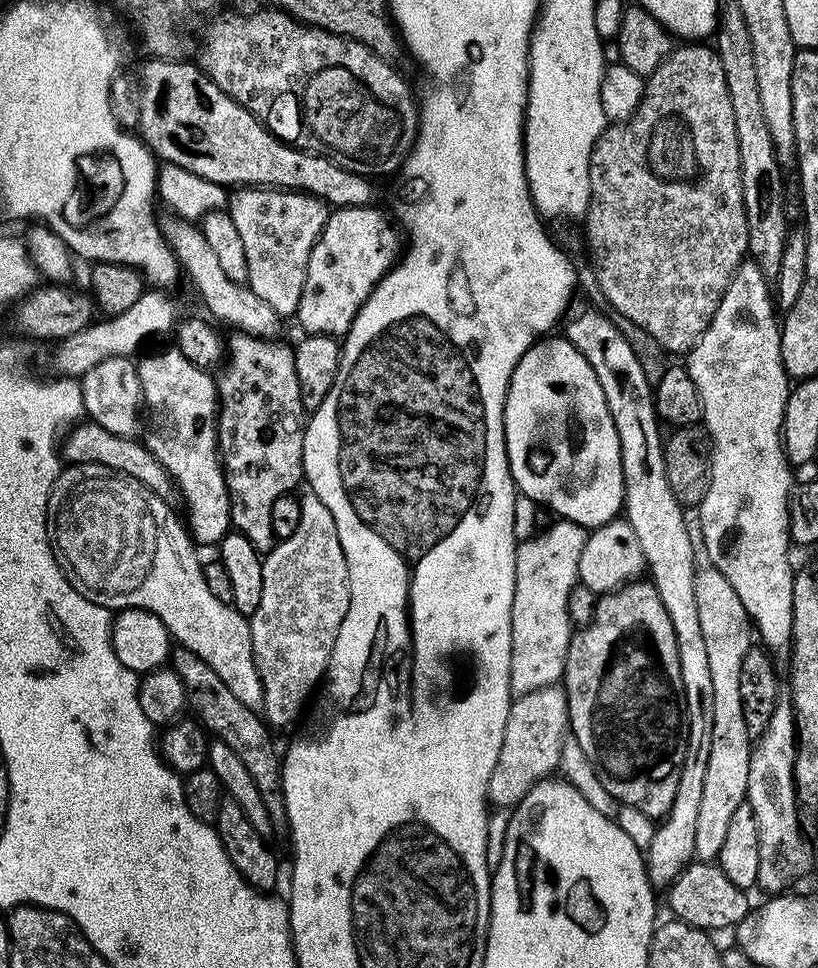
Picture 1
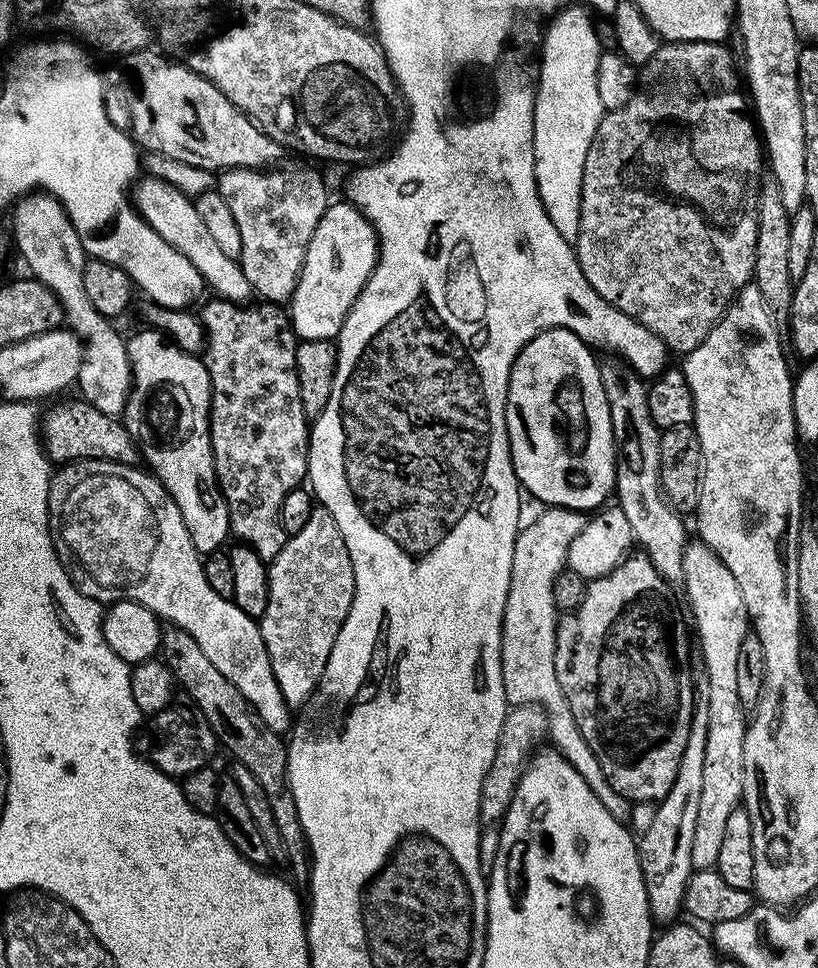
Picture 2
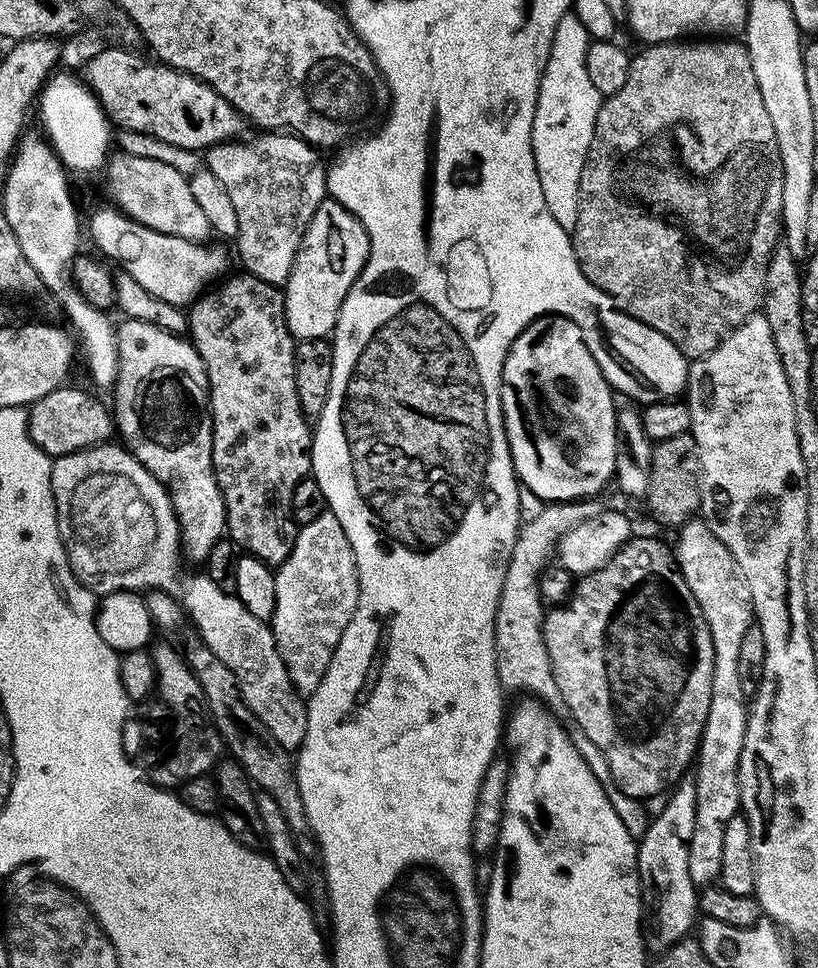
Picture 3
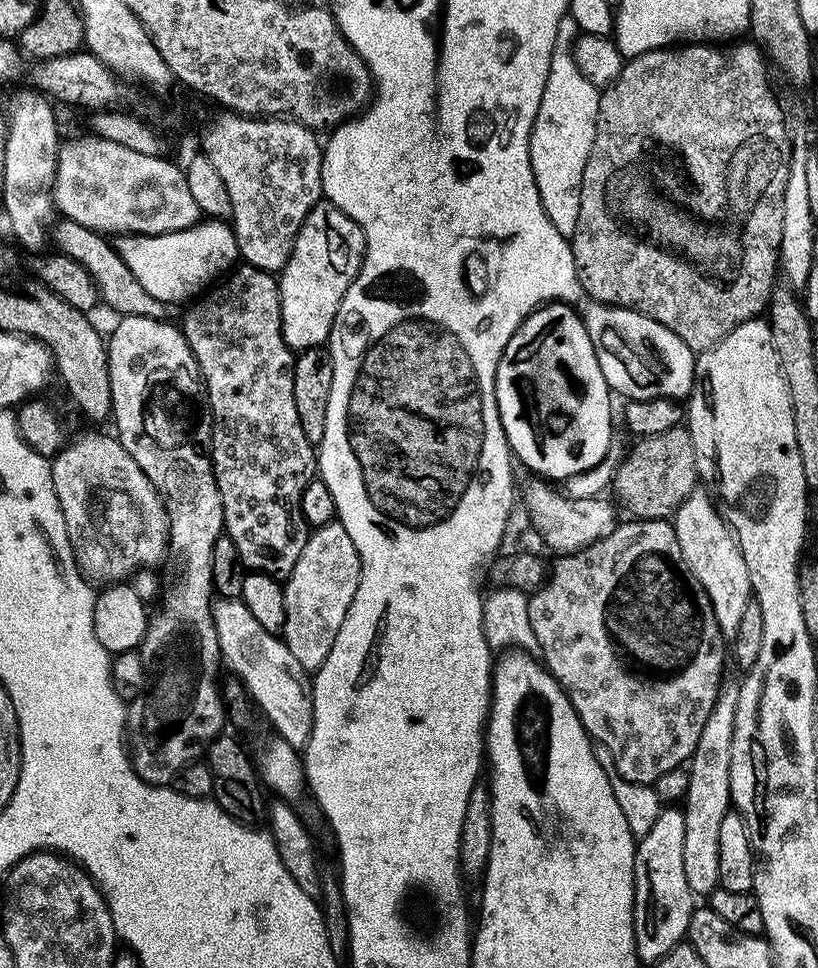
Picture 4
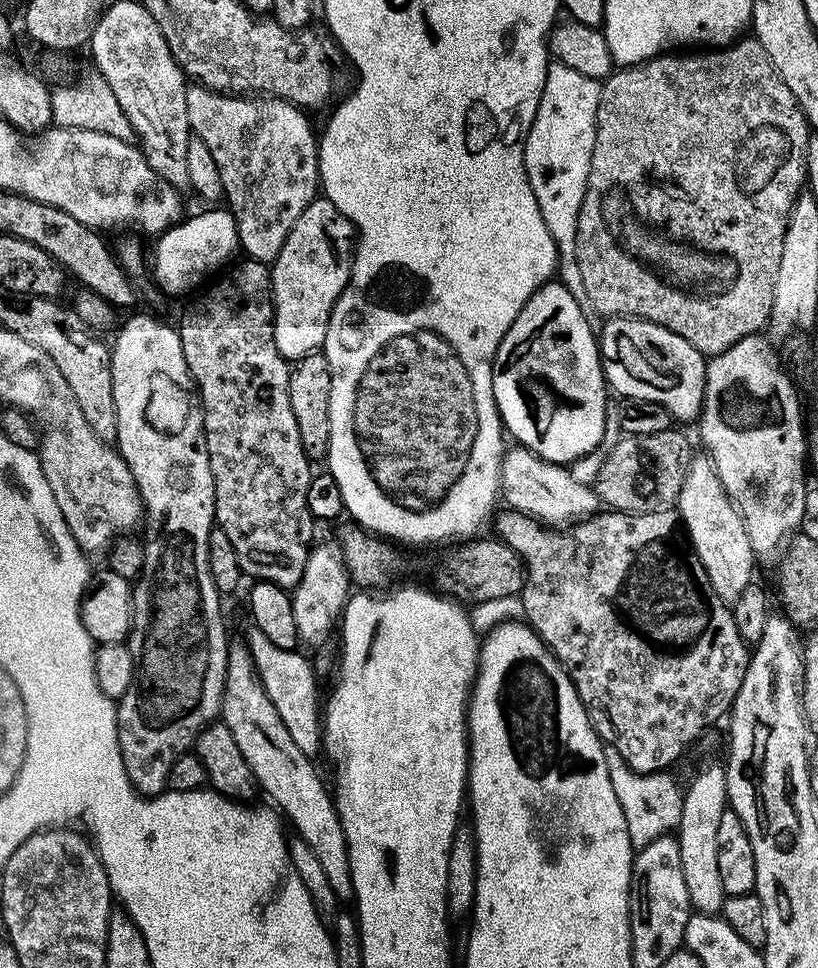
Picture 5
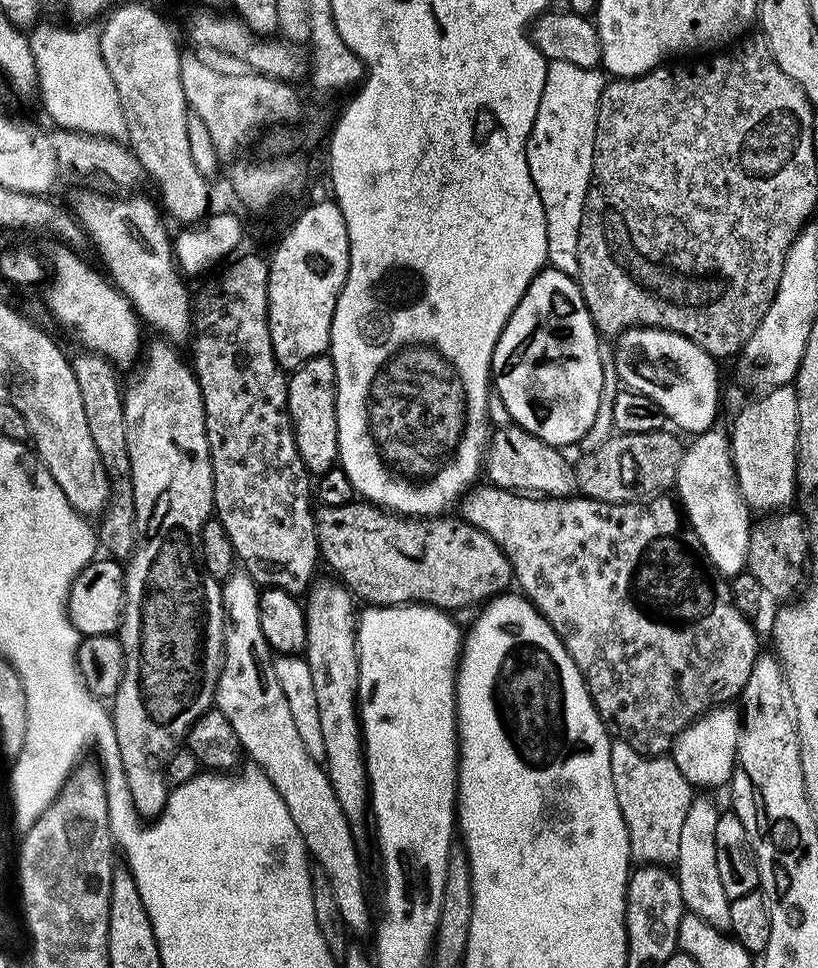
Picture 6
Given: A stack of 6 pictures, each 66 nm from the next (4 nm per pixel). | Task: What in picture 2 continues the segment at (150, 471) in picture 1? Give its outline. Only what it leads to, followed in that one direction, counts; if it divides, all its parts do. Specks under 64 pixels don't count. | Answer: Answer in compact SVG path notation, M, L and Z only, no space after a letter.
M82 398L56 404L48 413L43 413L38 431L42 437L44 451L53 465L63 466L74 460L109 460L119 464L135 465L138 449L132 435L124 429L119 419L102 414Z

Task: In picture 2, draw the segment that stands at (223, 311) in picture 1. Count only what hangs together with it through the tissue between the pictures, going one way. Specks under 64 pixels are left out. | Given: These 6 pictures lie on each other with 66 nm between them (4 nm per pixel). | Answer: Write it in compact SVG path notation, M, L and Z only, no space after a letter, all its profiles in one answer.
M145 175L137 179L134 184L134 203L140 217L153 228L174 250L178 250L194 266L204 279L205 285L212 288L217 297L237 302L248 302L253 299L254 293L250 282L246 282L246 274L240 269L239 263L231 260L214 242L214 238L206 231L206 226L202 222L202 217L198 215L198 210L193 197L186 195L182 190L167 184L162 178Z

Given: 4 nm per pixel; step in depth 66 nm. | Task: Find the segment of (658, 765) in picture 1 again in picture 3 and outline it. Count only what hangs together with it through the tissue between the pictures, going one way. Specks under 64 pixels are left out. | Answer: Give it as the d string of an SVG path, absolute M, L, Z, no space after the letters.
M633 535L616 549L602 567L581 575L575 581L572 594L567 600L549 607L543 613L543 629L550 670L553 671L559 693L569 708L569 717L576 719L575 727L584 732L586 738L590 738L606 756L611 783L636 800L644 800L648 796L658 795L660 791L663 793L671 789L687 773L684 772L687 768L689 771L700 746L700 735L706 726L706 714L710 714L710 690L714 678L714 642L710 638L710 626L706 626L702 610L696 607L696 599L686 578L680 573L680 565L676 562L673 549L669 545L667 548L662 541L655 540L652 536Z

